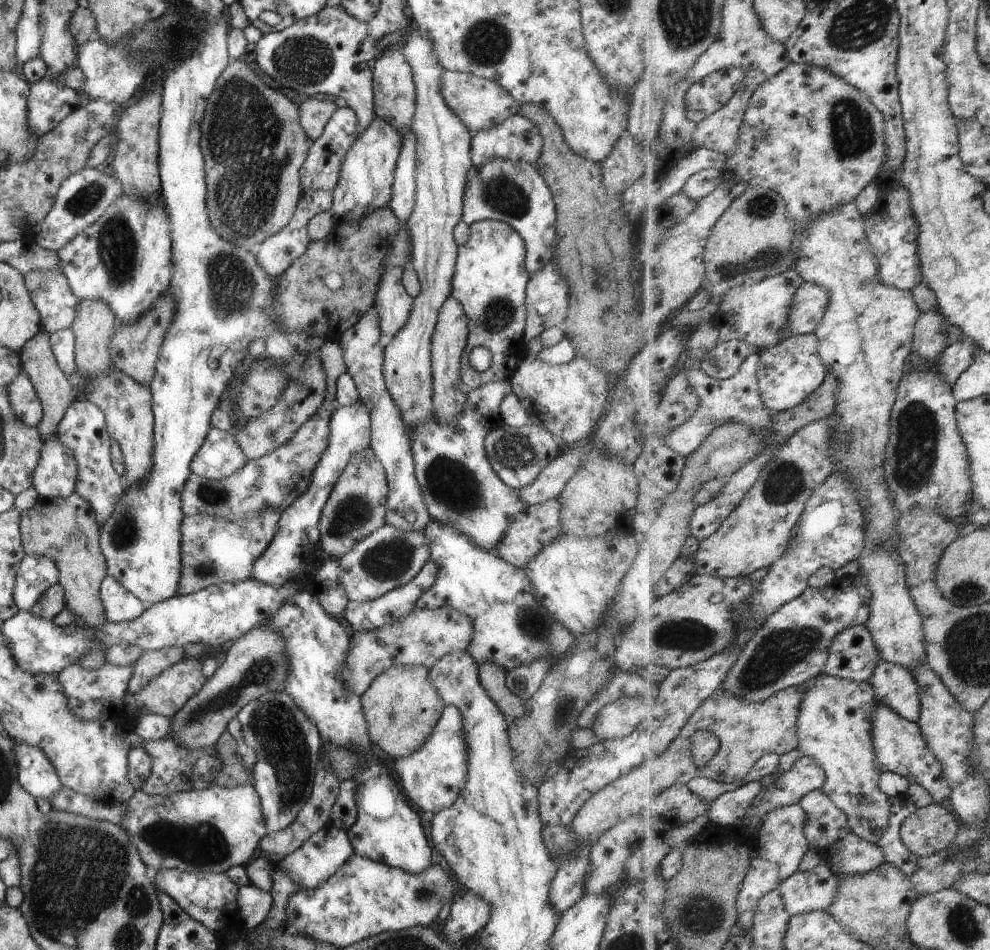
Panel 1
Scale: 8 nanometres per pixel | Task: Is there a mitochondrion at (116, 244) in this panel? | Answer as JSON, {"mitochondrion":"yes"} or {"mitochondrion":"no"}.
{"mitochondrion":"yes"}

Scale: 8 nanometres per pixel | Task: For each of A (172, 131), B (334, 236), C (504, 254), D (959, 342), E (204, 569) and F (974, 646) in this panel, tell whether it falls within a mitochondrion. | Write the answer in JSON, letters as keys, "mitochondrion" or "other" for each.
{"A":"other","B":"other","C":"other","D":"other","E":"mitochondrion","F":"mitochondrion"}

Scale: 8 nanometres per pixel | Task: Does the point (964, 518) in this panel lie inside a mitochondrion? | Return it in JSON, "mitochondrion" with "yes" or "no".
{"mitochondrion":"no"}

